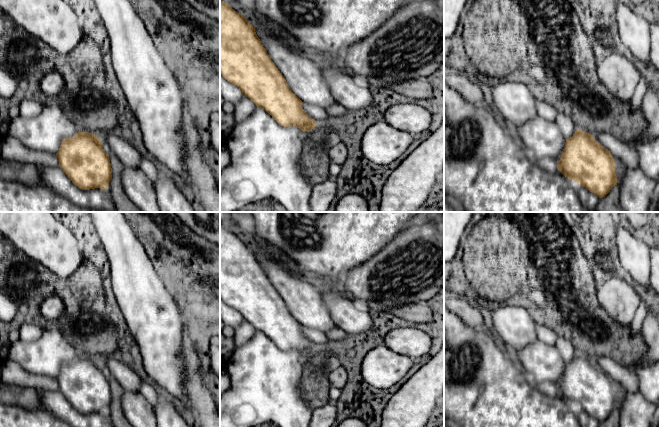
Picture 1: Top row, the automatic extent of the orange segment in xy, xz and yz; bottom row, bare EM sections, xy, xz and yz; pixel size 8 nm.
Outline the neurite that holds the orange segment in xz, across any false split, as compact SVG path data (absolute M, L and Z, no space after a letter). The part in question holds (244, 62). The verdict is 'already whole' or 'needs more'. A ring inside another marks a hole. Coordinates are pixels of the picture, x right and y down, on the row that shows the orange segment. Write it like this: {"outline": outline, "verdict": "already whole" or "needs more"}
{"outline": "M220 0L220 74L237 86L278 124L310 131L317 125L303 109L267 51L255 28Z", "verdict": "already whole"}

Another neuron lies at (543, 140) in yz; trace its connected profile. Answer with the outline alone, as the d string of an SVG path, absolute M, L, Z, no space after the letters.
M537 116L513 129L513 133L536 162L558 164L566 138L555 121Z

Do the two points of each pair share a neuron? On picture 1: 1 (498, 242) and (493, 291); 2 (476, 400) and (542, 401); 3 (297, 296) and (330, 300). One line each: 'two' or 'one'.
1: one
2: one
3: two

